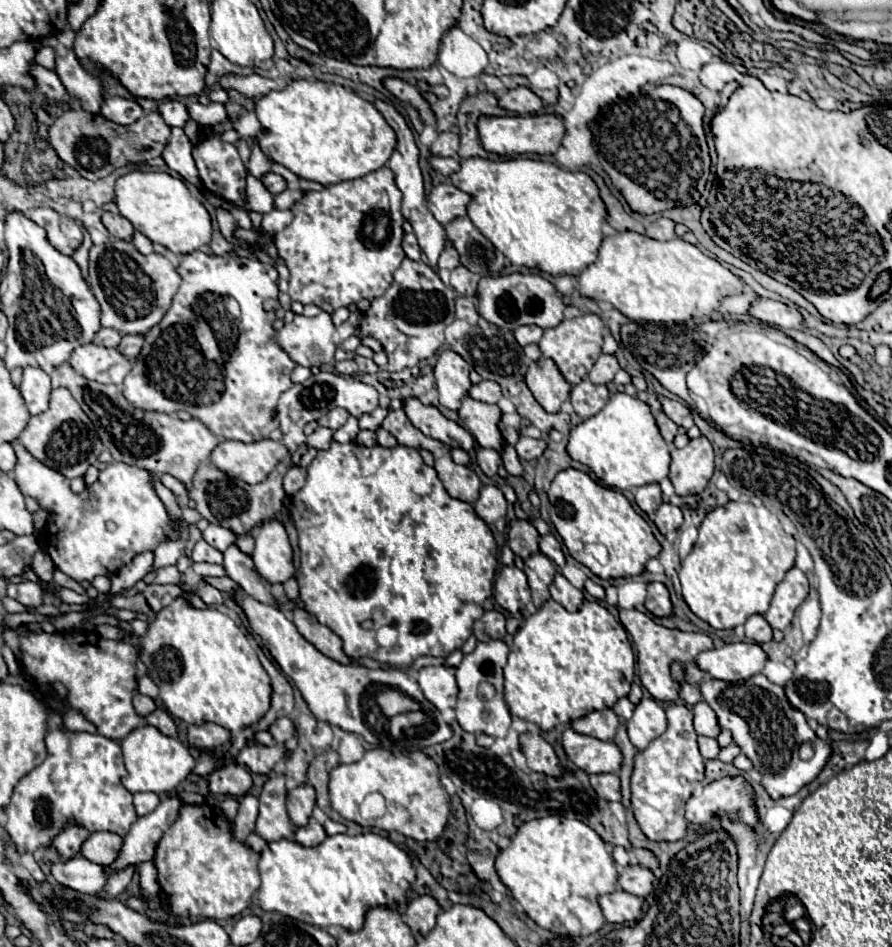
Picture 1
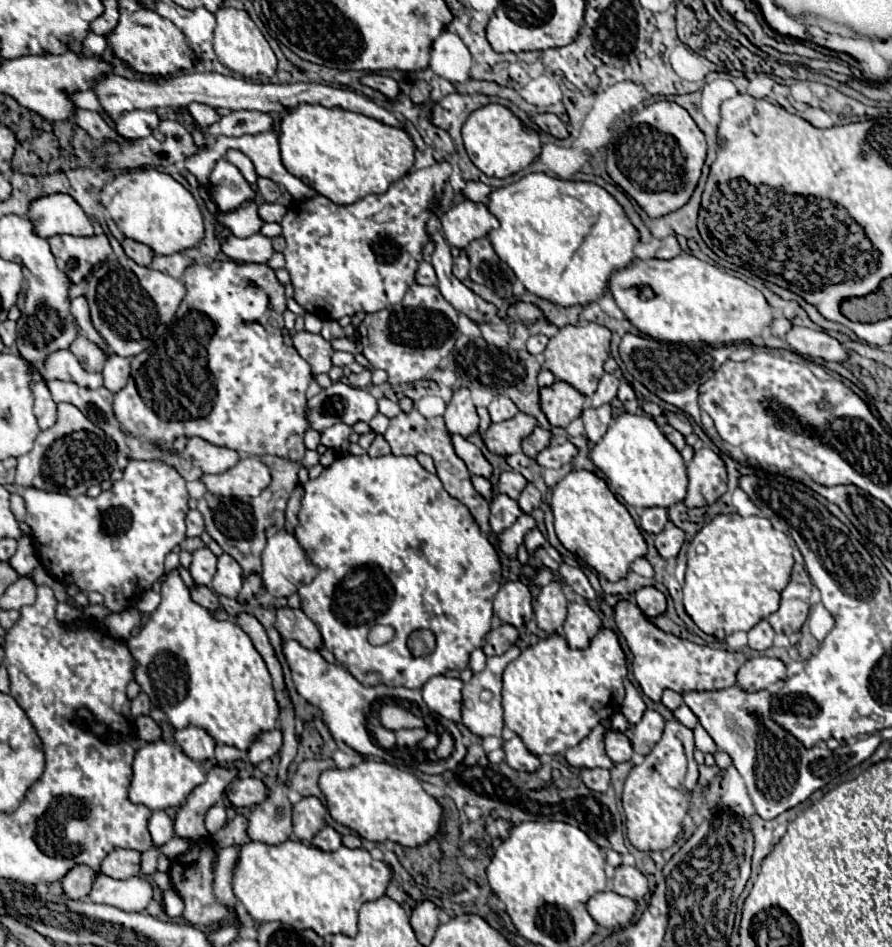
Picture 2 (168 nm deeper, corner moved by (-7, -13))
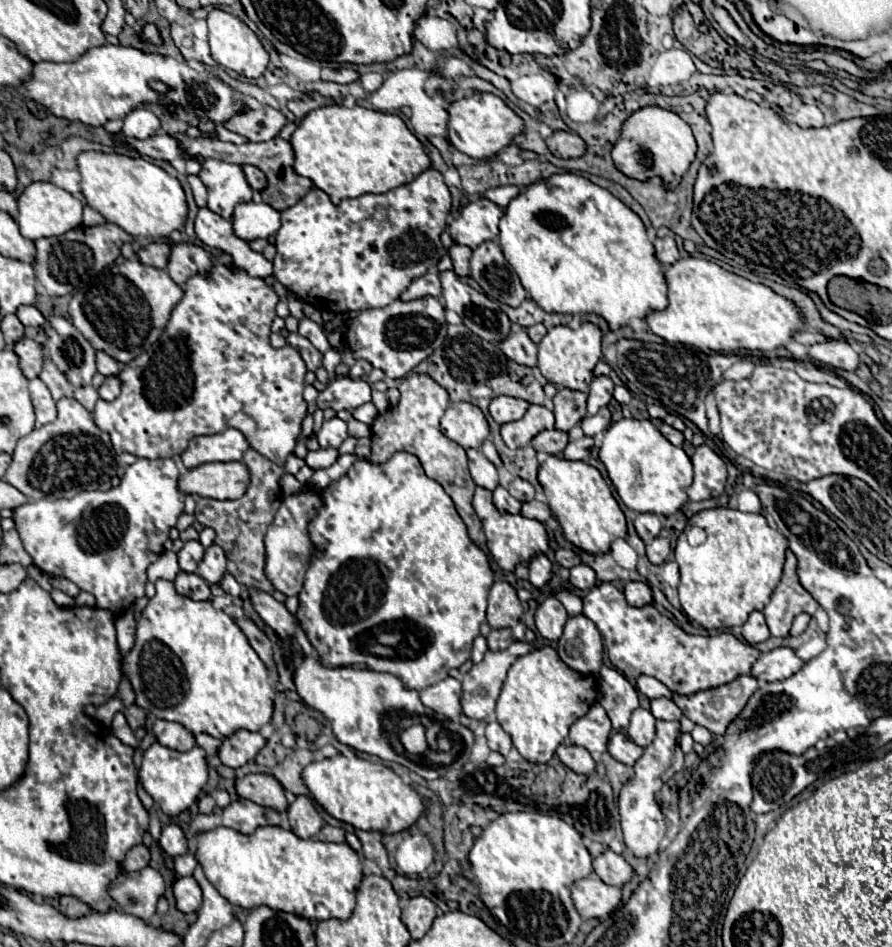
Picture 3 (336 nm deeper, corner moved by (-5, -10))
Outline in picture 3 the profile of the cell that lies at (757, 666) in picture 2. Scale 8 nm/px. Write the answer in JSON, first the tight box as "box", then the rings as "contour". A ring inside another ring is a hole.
{"box":[750,648,802,682],"contour":[[[776,648],[768,654],[762,654],[752,670],[750,676],[756,680],[764,682],[776,682],[776,680],[786,680],[792,674],[796,674],[802,668],[802,660],[794,654],[792,648]]]}

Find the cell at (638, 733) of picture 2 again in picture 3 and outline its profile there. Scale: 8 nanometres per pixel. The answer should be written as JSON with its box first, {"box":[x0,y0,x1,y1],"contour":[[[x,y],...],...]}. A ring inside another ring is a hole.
{"box":[628,708,656,748],"contour":[[[636,708],[636,712],[632,714],[632,720],[630,720],[630,726],[628,726],[628,736],[642,748],[646,748],[654,740],[656,718],[652,716],[650,710]]]}

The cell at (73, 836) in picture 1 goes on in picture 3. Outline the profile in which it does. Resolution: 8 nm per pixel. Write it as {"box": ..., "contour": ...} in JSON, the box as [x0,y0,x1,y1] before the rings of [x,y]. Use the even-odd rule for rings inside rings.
{"box":[60,896,90,916],"contour":[[[60,896],[60,912],[66,916],[84,916],[90,912],[90,908],[76,896]]]}

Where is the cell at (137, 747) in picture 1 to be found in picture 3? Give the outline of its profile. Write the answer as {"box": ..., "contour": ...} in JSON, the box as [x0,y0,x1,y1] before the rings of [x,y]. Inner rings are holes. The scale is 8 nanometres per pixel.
{"box":[138,742,208,816],"contour":[[[154,742],[142,758],[140,770],[138,770],[138,780],[144,786],[144,790],[154,798],[154,802],[166,812],[168,816],[178,816],[182,810],[186,810],[200,794],[208,780],[208,766],[206,766],[206,754],[200,746],[188,750],[188,752],[178,752],[162,746],[160,742]]]}

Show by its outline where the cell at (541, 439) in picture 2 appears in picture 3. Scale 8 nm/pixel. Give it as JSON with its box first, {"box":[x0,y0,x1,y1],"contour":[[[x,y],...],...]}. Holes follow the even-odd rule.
{"box":[532,430,568,454],"contour":[[[544,430],[532,438],[534,450],[544,454],[560,454],[566,444],[568,444],[568,436],[566,432],[560,430]]]}

